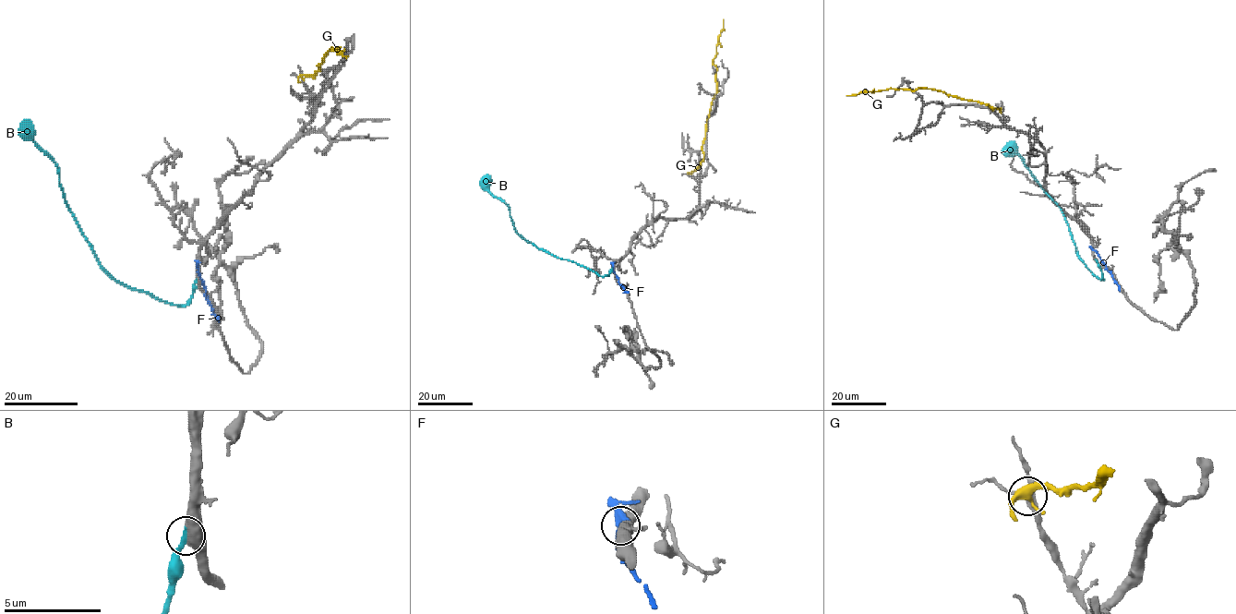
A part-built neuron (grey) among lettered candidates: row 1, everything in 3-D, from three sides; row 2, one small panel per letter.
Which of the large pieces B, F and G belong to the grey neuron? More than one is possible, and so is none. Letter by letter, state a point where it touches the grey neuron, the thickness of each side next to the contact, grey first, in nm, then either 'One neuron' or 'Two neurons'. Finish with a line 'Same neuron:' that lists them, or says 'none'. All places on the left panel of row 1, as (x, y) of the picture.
B: Touches grey at (196, 281). Thickness 600 nm (grey) against 260 nm. One neuron
F: Touches grey at (197, 264). Thickness 480 nm (grey) against 440 nm. Two neurons
G: Touches grey at (301, 77). Thickness 320 nm (grey) against 340 nm. Two neurons
Same neuron: B

